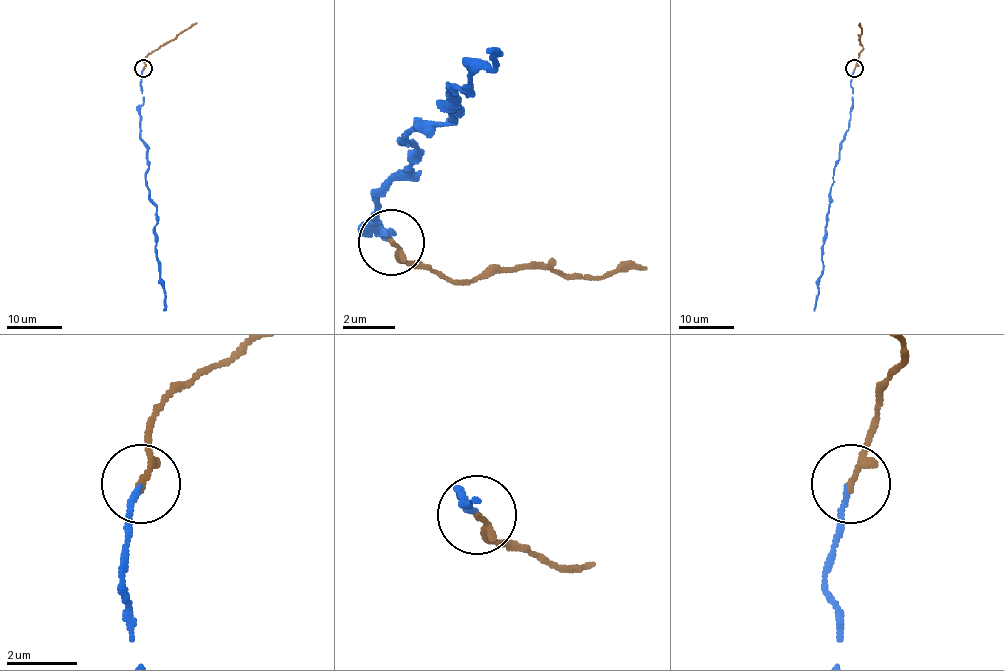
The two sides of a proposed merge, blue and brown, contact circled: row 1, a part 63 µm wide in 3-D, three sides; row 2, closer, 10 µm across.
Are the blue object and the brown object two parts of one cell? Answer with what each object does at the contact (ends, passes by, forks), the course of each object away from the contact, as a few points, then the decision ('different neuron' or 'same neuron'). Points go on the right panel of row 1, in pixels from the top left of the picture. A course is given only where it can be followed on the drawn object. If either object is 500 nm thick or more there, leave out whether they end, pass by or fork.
blue ends; brown ends; course blue (853, 69), (849, 126), (834, 168), (822, 251), (823, 269), (813, 310); course brown (855, 69), (863, 50), (860, 22); same neuron

